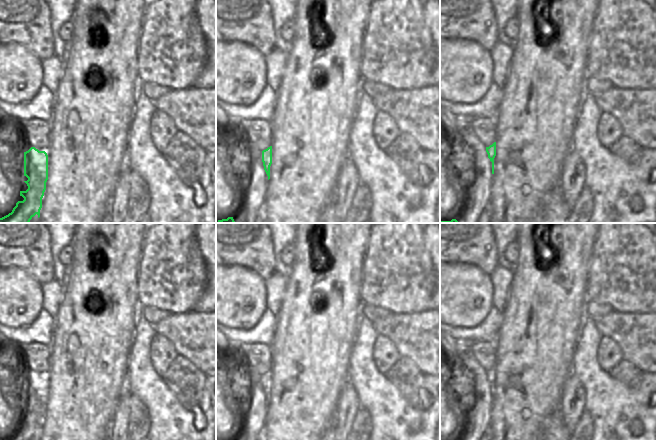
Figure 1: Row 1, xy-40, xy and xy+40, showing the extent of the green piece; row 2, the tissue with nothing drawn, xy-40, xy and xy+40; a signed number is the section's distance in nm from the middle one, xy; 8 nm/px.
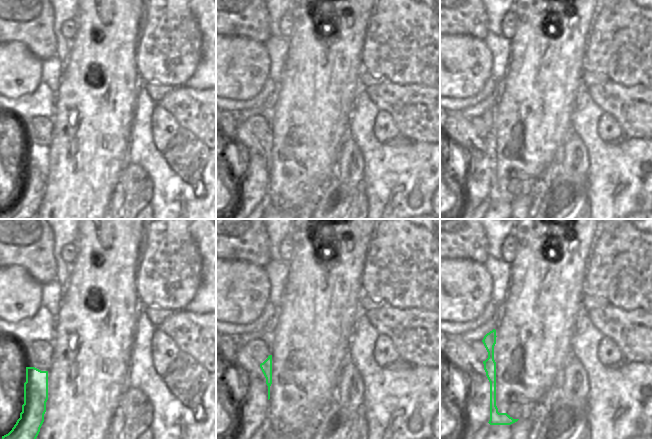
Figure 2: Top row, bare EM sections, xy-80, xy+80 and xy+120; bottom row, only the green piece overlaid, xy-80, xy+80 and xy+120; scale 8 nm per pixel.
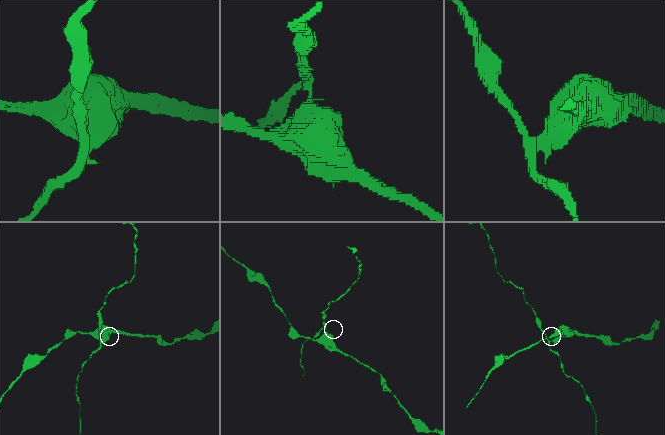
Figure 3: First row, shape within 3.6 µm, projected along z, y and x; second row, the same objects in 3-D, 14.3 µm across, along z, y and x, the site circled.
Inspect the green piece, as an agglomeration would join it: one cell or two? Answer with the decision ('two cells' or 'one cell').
two cells

